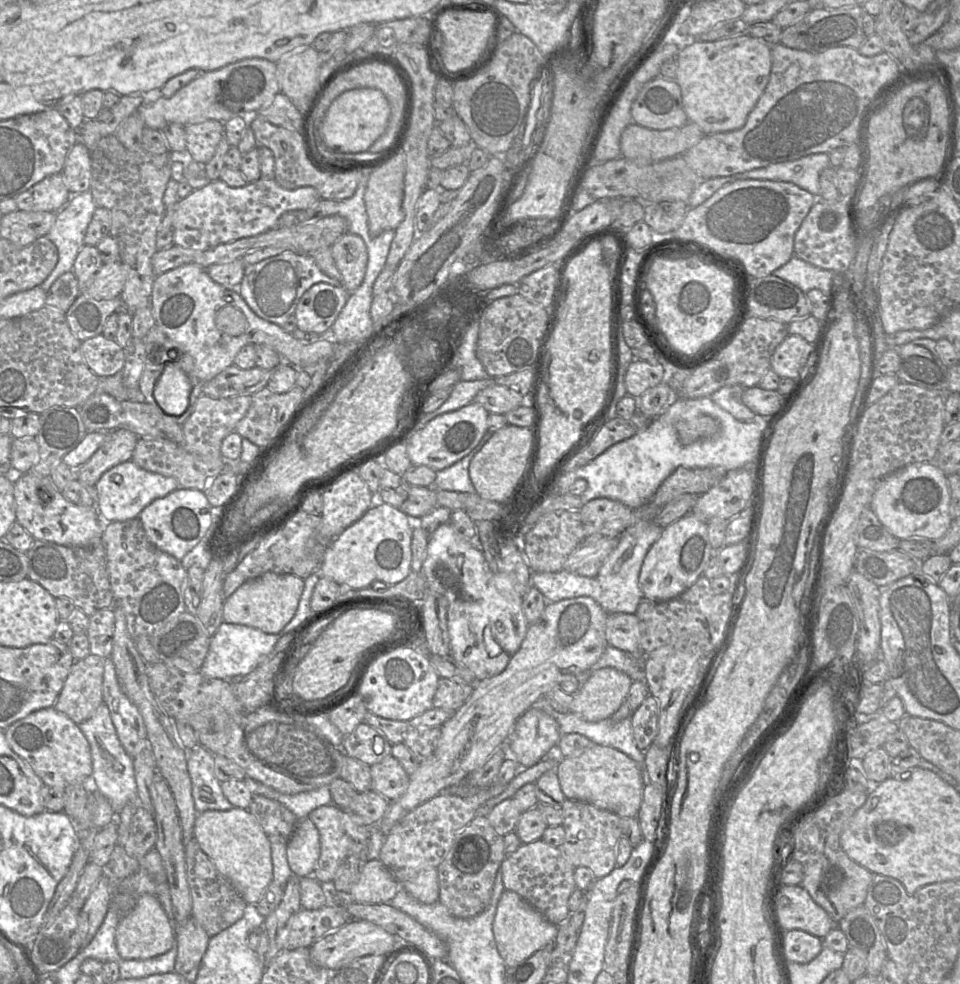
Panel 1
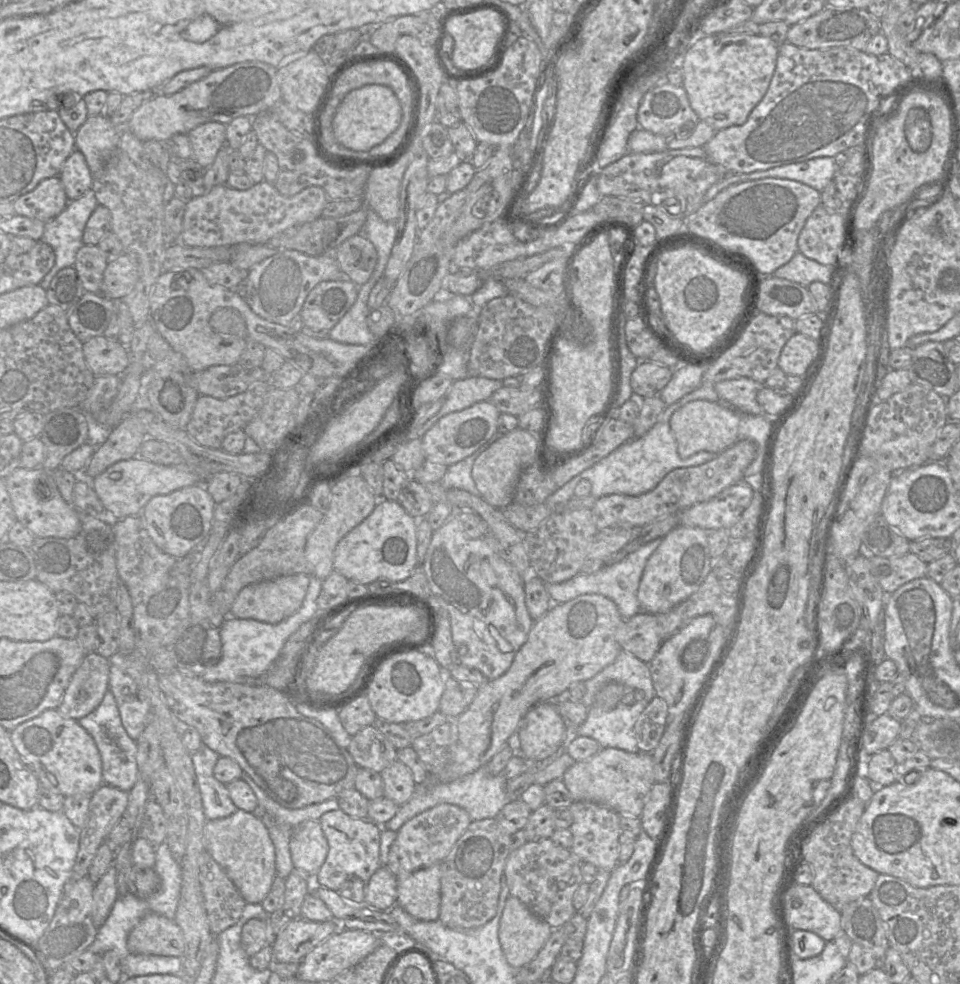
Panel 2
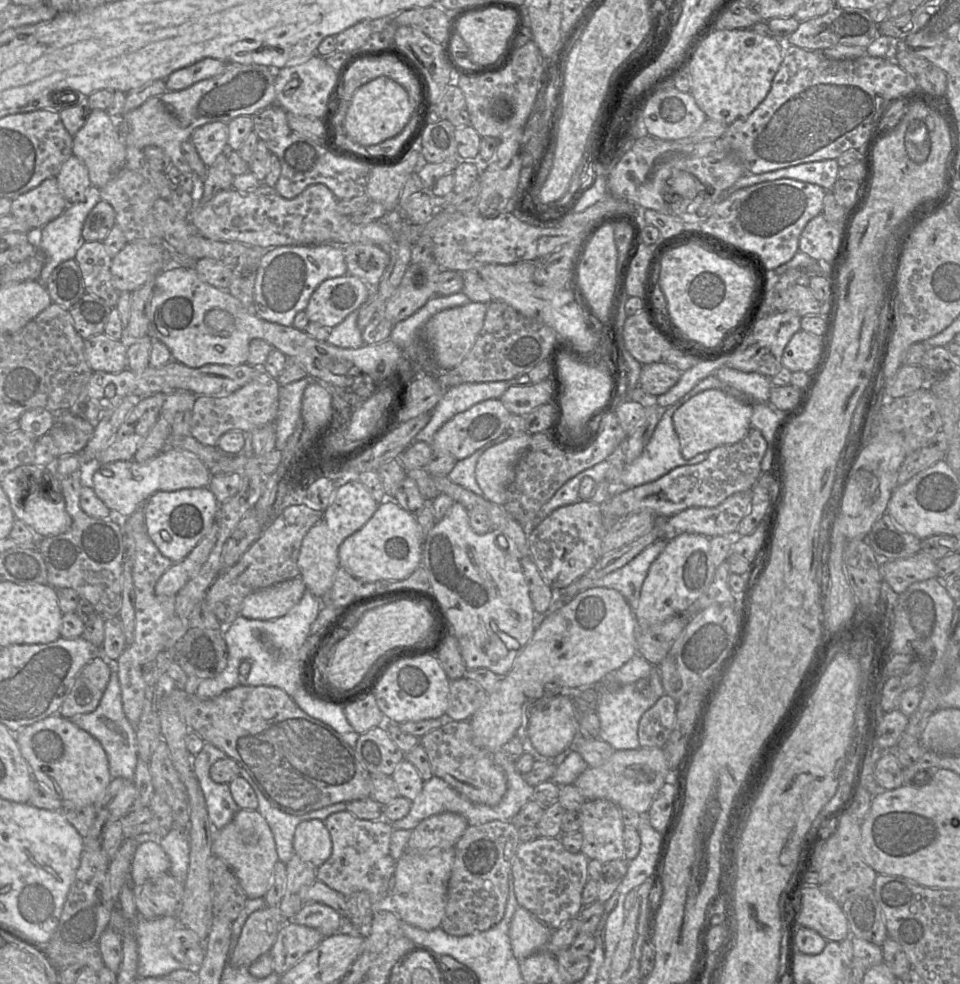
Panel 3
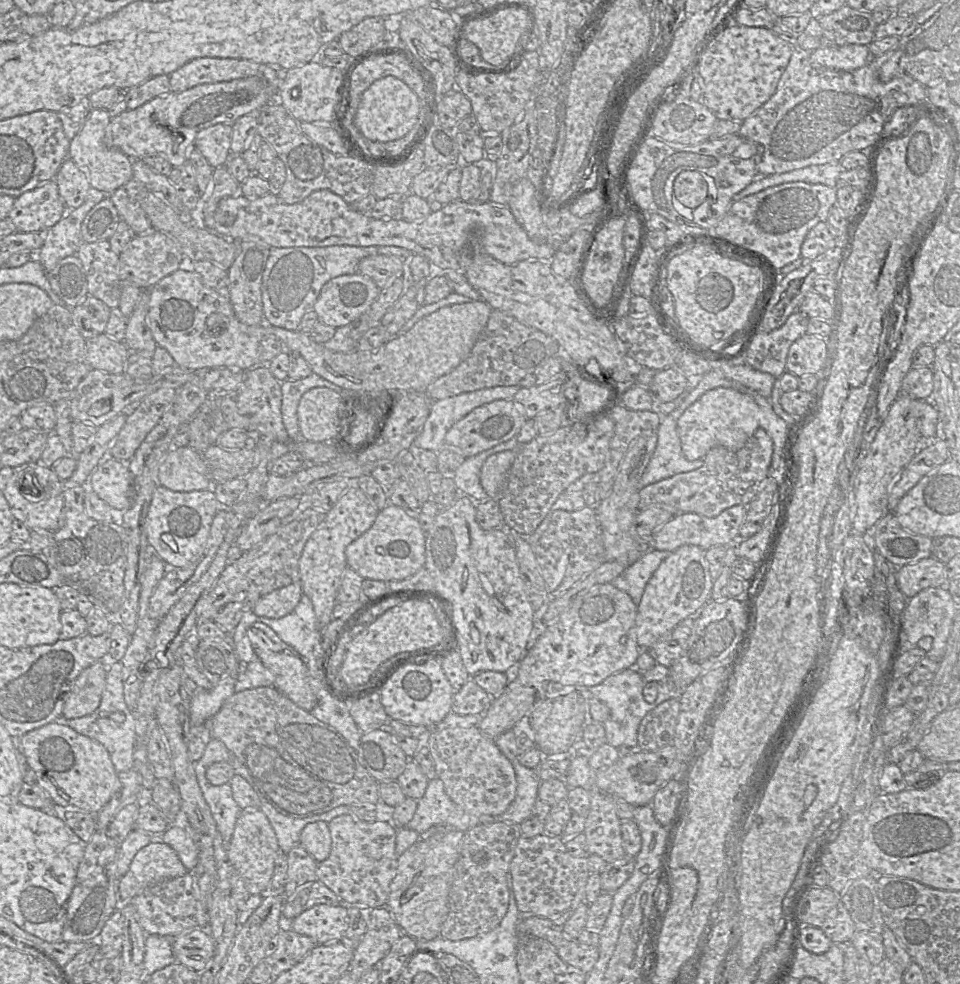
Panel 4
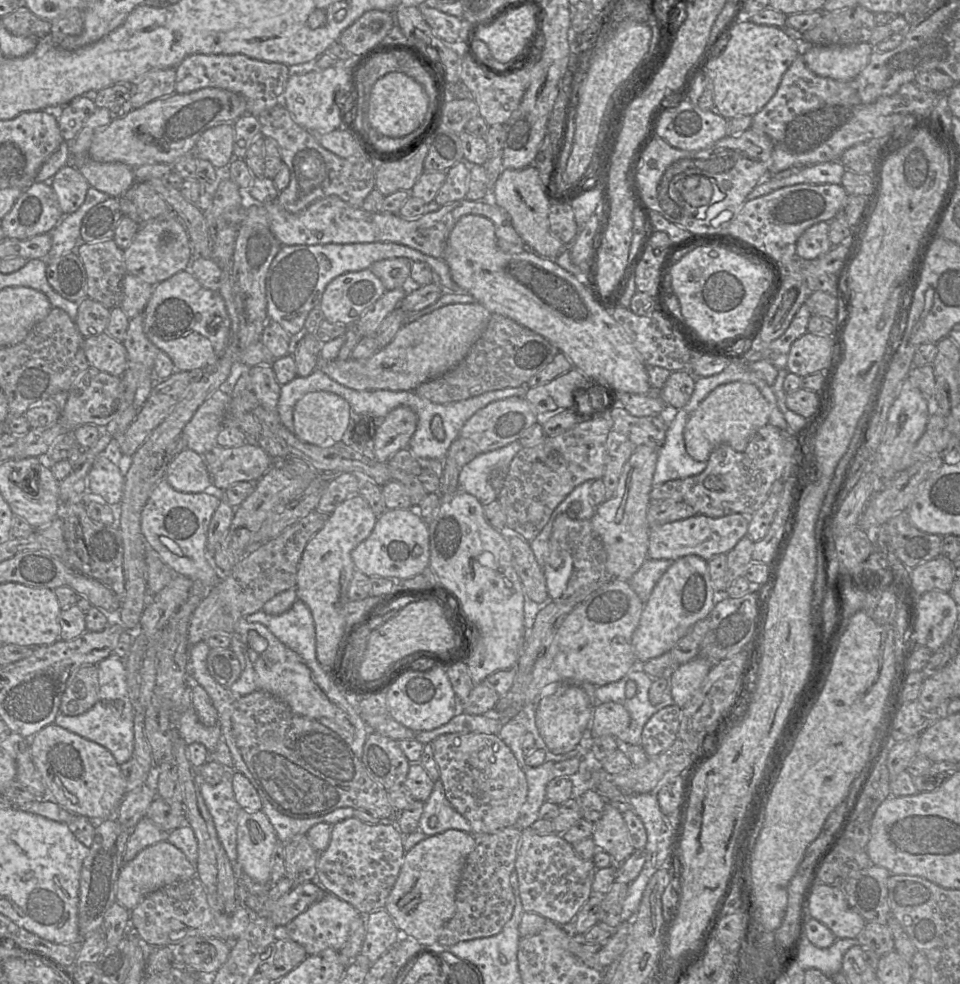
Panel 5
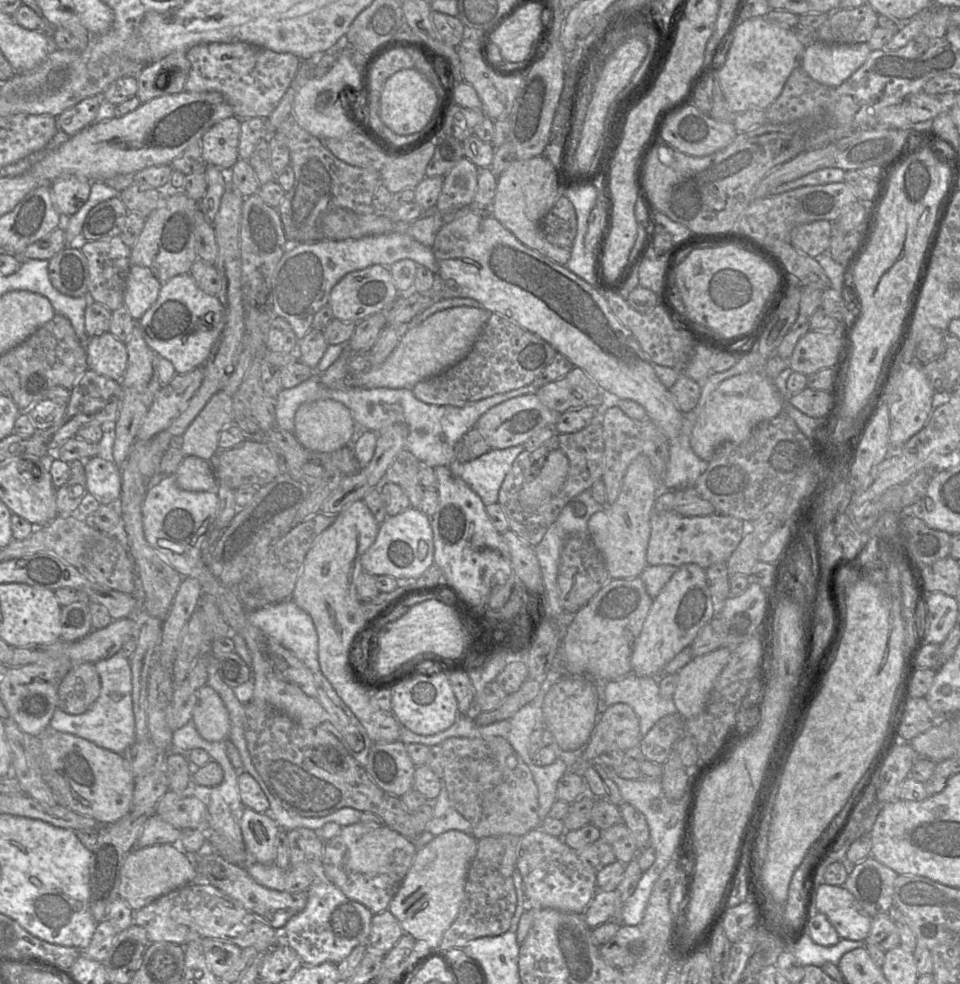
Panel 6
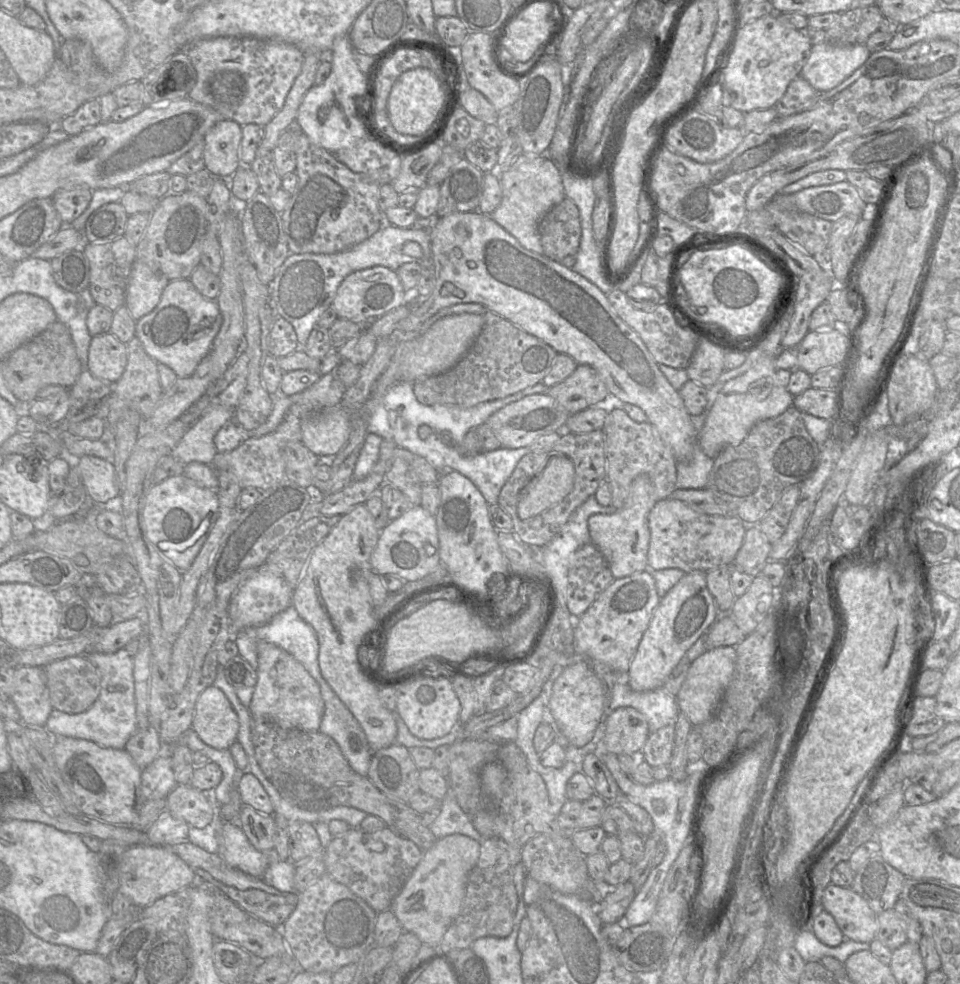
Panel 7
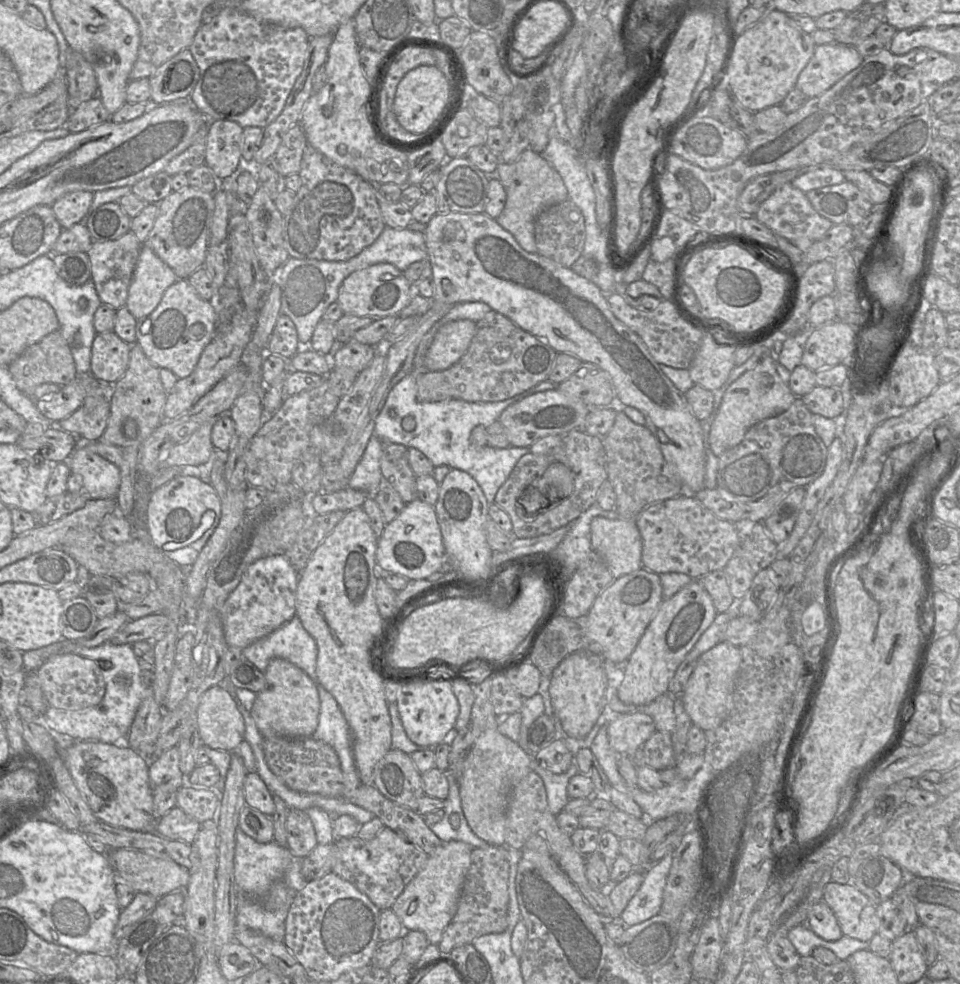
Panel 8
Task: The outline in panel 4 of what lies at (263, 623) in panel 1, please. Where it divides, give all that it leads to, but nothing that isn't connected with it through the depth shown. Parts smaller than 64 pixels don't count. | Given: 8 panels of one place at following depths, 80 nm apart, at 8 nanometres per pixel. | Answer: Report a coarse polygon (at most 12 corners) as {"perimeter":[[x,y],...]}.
{"perimeter":[[299,582],[258,600],[252,612],[277,619],[289,614],[302,596]]}

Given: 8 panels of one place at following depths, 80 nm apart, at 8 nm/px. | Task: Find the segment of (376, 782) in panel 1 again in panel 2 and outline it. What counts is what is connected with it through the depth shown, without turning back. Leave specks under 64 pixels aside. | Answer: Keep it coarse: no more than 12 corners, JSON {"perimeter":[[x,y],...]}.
{"perimeter":[[398,759],[382,770],[384,797],[399,806],[418,788]]}

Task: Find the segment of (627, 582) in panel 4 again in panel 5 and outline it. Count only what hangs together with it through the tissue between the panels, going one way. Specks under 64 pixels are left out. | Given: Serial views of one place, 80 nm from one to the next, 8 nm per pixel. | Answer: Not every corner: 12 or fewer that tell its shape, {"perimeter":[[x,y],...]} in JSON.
{"perimeter":[[647,558],[628,580],[643,603],[673,560]]}

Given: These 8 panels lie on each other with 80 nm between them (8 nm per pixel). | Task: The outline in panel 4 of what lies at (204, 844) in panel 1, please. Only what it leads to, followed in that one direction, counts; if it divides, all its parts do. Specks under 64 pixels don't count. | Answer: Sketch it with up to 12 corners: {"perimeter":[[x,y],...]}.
{"perimeter":[[261,809],[241,810],[227,860],[268,892],[279,850]]}

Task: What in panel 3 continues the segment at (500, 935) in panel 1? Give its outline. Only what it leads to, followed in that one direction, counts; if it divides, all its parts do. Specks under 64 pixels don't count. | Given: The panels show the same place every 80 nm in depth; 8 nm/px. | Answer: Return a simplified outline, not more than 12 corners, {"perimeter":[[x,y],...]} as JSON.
{"perimeter":[[518,906],[509,925],[515,958],[543,949],[552,931]]}

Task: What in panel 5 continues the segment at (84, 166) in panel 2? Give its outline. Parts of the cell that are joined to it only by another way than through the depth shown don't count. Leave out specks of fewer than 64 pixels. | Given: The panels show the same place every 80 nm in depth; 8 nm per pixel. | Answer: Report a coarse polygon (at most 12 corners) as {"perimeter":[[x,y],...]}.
{"perimeter":[[71,164],[50,180],[64,215],[78,210],[90,187]]}

